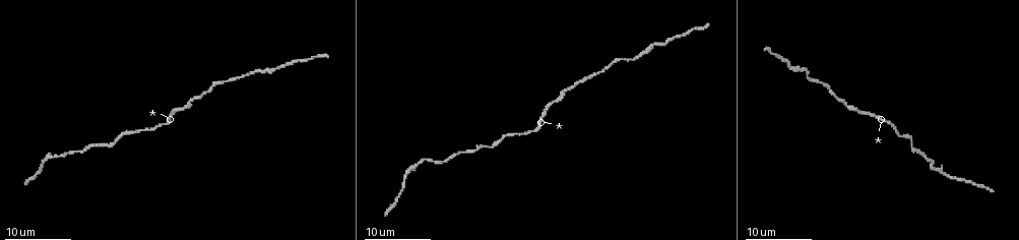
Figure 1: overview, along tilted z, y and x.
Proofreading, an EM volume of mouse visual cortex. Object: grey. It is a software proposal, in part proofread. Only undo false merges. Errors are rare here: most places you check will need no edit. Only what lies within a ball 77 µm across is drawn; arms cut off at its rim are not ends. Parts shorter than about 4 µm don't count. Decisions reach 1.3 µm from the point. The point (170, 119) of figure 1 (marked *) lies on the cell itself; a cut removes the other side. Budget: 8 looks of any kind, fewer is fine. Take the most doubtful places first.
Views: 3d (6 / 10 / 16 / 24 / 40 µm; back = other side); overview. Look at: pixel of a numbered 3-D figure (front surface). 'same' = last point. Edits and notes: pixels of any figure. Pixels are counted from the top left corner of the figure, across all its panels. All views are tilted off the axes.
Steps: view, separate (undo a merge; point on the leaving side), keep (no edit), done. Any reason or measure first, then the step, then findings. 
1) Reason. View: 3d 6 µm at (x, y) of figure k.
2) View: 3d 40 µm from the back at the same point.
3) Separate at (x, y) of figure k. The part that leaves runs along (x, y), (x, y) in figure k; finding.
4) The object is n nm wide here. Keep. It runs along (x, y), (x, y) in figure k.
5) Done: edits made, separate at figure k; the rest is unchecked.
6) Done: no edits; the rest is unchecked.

Calibre changes. View: 3d 16 µm at (263, 73) of figure 1.

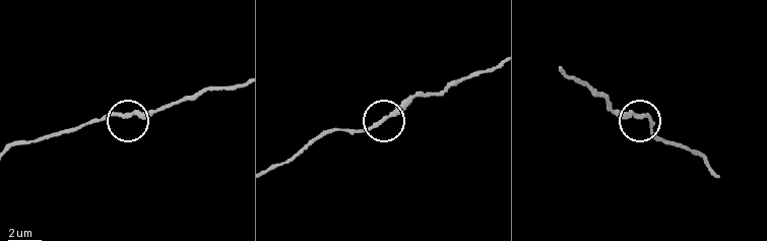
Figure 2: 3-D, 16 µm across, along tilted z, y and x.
Zoom in. View: 3d 6 µm at (640, 114) of figure 2.

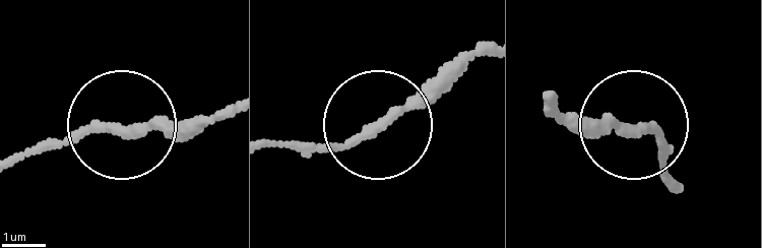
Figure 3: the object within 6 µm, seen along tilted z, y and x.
Keep. It runs along (675, 181), (657, 134), (558, 114) in figure 3; all the same cell.

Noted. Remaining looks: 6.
Sudden change in width. View: 3d 16 µm at (553, 103) of figure 1.

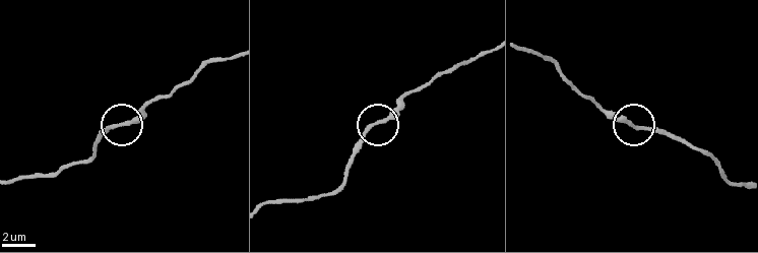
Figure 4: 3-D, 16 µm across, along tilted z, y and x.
Closer look. View: 3d 6 µm at (632, 123) of figure 4.

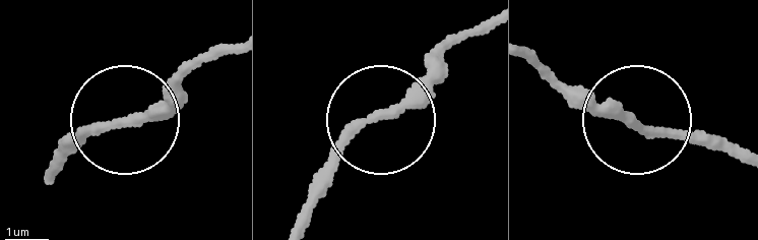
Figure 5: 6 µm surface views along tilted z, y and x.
Keep. It runs along (55, 177), (79, 139), (158, 107), (193, 68) in figure 5; all the same cell.

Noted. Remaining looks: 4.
Sudden change in width. View: 3d 16 µm at (490, 148) of figure 1.

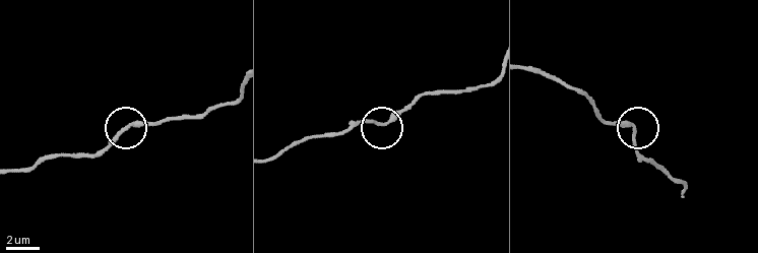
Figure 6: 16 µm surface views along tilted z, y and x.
Zoom in. View: 3d 10 µm at (130, 125) of figure 6.

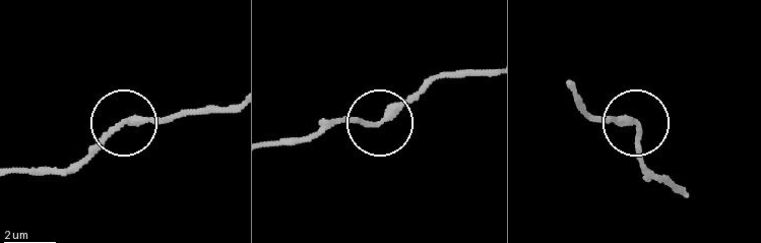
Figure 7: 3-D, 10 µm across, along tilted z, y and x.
Keep. It runs along (572, 86), (580, 109), (601, 121), (635, 126), (647, 180) in figure 7; continuous, no second cell.

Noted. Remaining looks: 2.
Thin neck. View: 3d 16 µm at (426, 161) of figure 1.

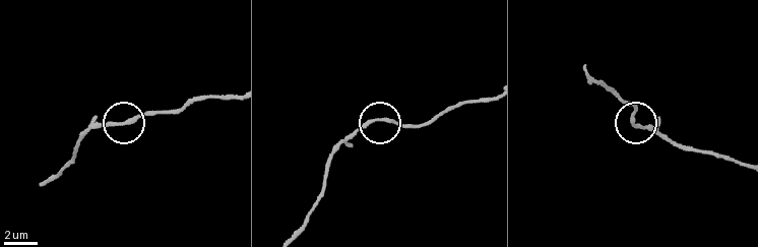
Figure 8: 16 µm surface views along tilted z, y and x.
Zoom in. View: 3d 10 µm at (120, 122) of figure 8.

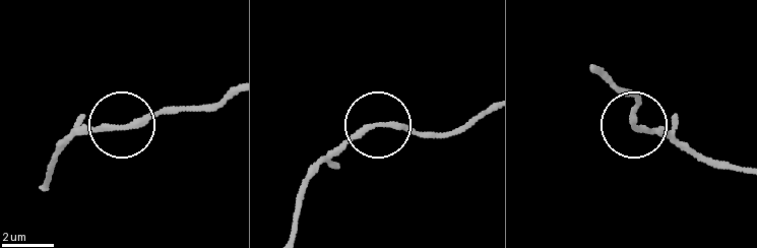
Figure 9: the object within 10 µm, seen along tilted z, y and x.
Keep. All the same cell.

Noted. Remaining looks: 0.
Done: no edits; the rest is unchecked.

